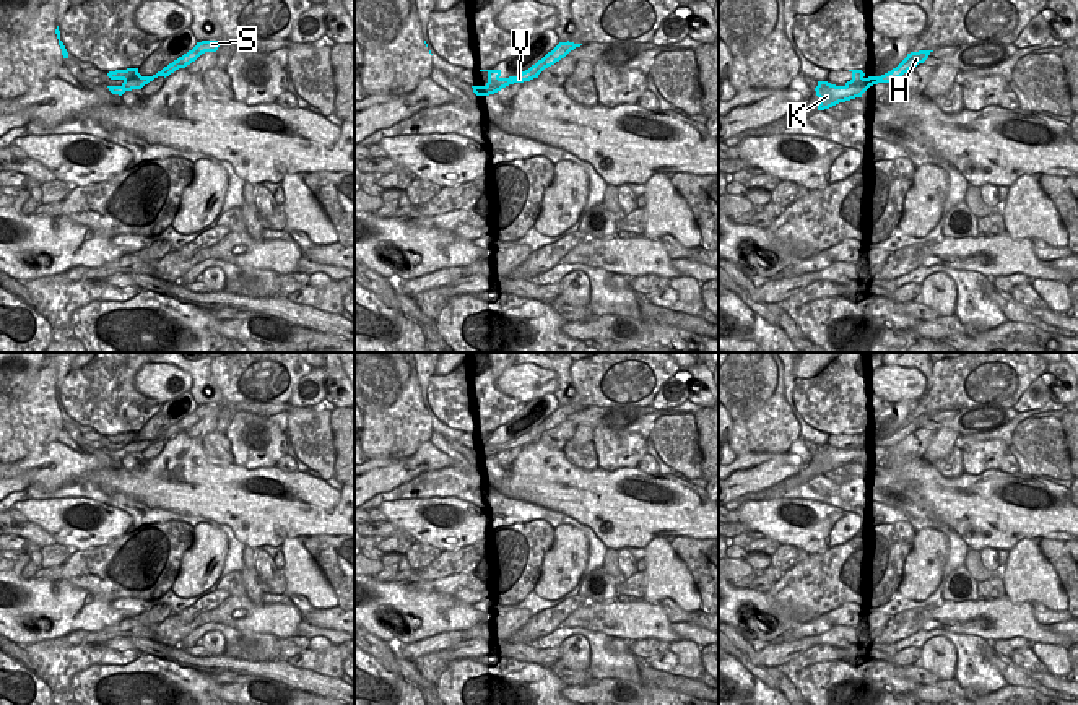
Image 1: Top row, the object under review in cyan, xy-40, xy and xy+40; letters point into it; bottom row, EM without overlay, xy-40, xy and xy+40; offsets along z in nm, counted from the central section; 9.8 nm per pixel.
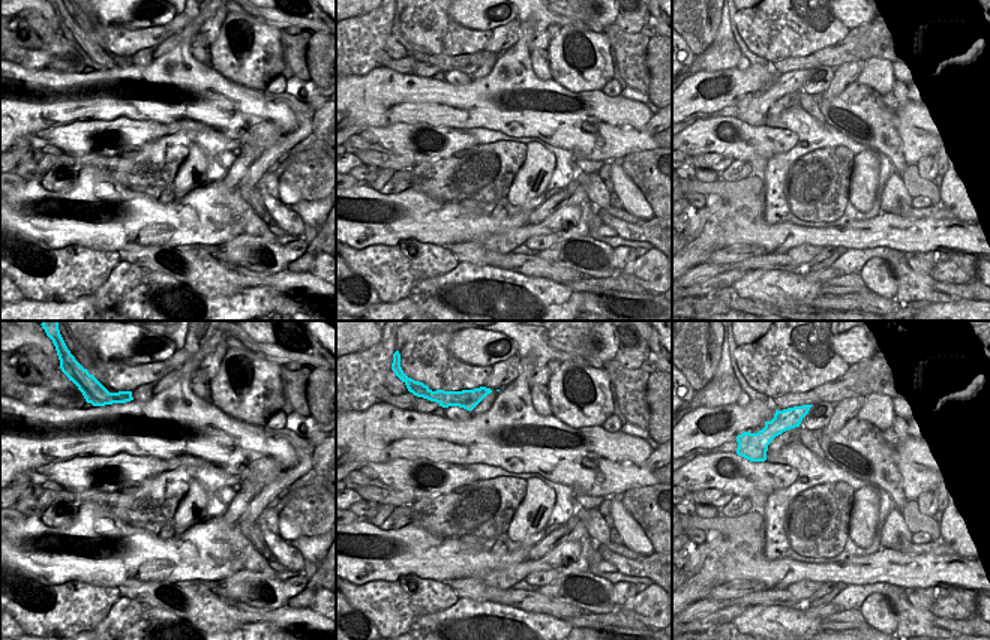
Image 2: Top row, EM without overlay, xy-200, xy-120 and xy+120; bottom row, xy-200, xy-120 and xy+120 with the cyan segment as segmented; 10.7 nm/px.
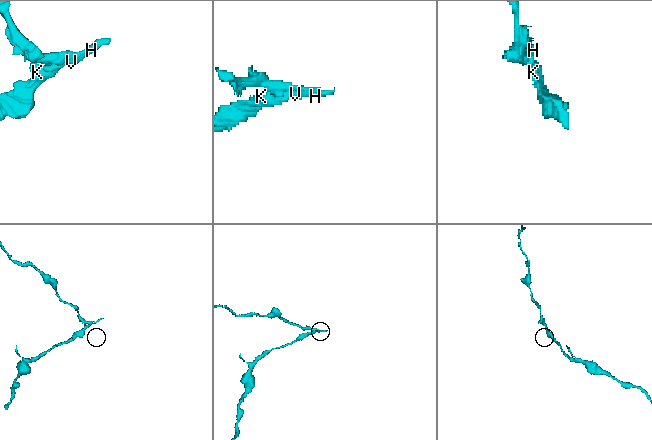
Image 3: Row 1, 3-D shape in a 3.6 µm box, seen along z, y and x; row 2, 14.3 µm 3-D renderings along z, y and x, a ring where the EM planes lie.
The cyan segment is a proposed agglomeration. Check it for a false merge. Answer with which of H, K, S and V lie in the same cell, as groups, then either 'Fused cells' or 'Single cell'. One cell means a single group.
Groups: H S V / K. Fused cells

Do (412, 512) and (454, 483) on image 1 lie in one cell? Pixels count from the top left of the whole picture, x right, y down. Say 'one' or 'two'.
two

